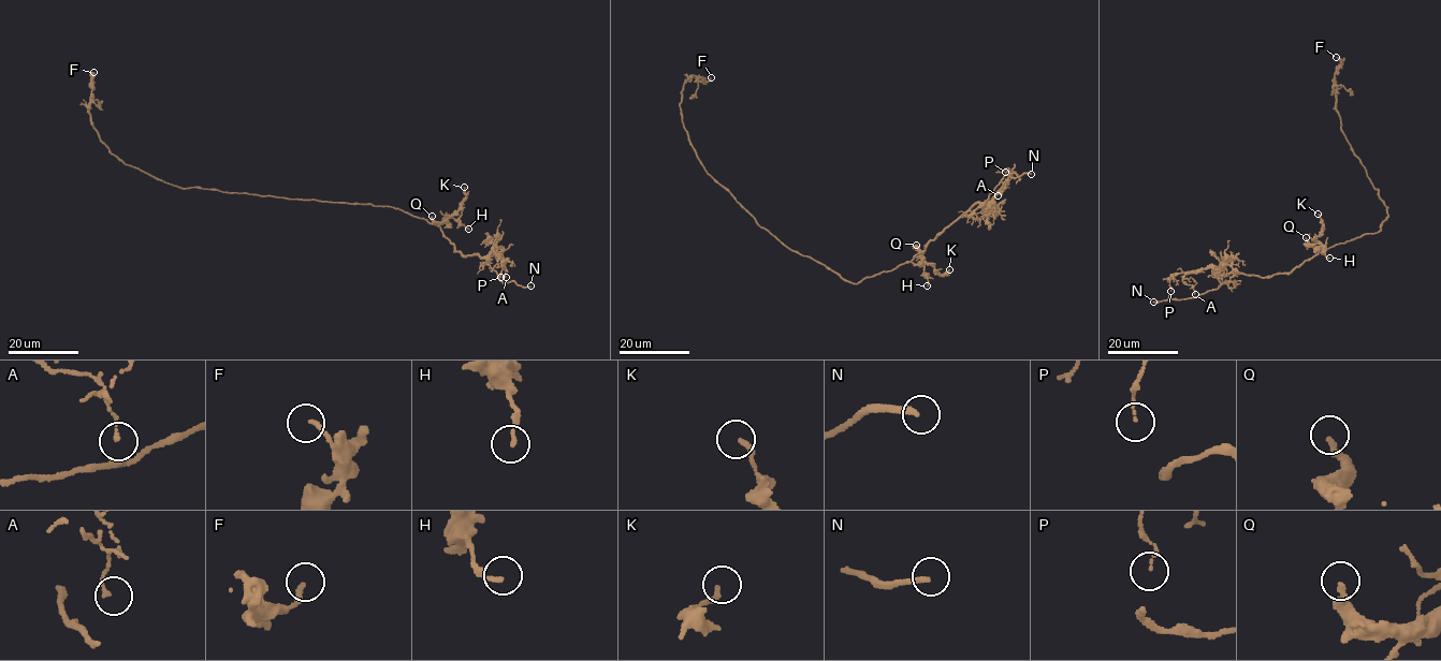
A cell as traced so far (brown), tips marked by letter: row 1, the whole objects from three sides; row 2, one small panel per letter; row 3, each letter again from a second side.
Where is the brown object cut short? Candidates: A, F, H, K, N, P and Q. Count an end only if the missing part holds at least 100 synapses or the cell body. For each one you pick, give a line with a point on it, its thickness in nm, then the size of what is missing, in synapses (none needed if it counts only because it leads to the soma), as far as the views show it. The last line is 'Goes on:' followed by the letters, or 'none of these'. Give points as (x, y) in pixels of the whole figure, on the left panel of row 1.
N: place (530, 285); calibre 220 nm
Goes on: N

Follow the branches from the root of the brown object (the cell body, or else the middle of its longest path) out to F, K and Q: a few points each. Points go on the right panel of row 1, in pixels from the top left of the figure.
F: (1383, 223), (1388, 217), (1388, 207), (1341, 127), (1333, 89), (1334, 73), (1340, 65), (1336, 57)
K: (1383, 223), (1379, 232), (1320, 249), (1315, 239), (1322, 221), (1318, 214)
Q: (1383, 223), (1379, 232), (1328, 248), (1307, 245), (1306, 237)

